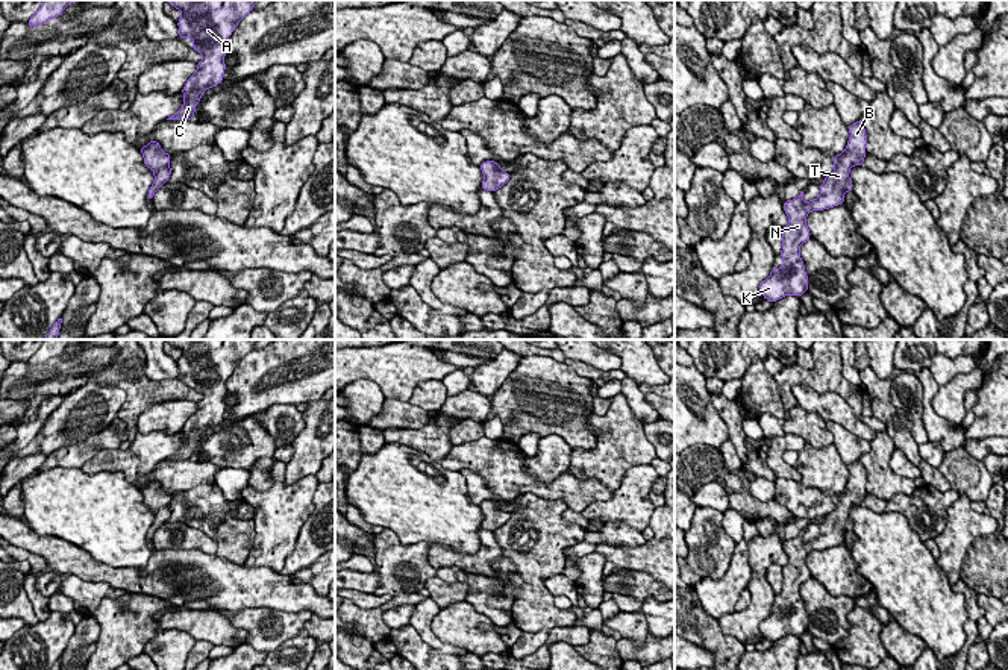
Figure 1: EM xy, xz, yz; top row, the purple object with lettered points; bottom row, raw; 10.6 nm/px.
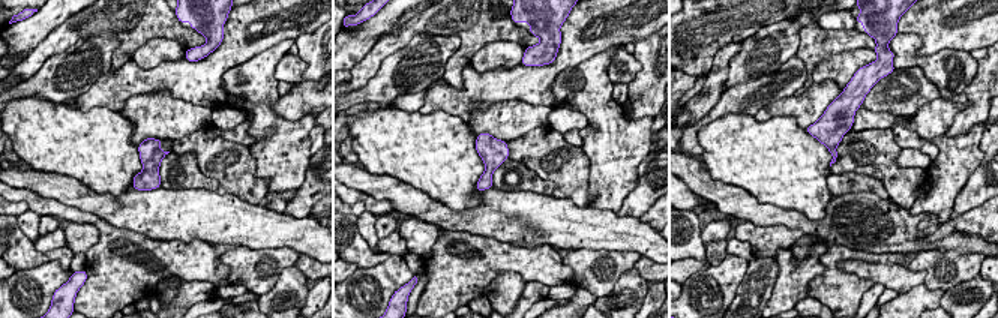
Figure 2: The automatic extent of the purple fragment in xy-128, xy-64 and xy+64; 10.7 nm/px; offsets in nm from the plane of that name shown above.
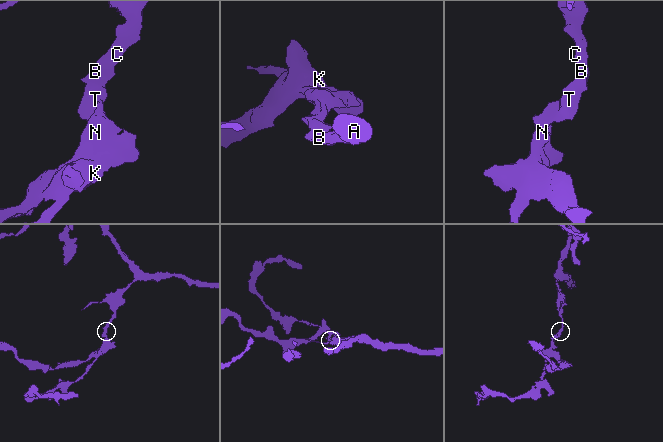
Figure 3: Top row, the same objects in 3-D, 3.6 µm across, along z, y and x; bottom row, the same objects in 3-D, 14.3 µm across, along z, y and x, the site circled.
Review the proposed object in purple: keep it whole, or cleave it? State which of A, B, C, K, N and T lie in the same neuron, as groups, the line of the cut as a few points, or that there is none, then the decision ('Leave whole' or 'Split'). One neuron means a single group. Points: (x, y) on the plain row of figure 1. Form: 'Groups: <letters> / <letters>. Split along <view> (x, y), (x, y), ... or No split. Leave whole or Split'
Groups: A B C K N T. No split. Leave whole

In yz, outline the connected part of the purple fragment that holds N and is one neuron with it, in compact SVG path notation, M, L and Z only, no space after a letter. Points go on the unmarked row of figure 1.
M861 459L849 465L849 473L846 488L832 497L835 508L825 515L819 526L819 537L805 543L803 531L800 531L796 538L784 541L784 552L788 555L788 564L782 567L781 597L784 605L773 608L759 625L762 637L772 643L785 635L800 637L808 631L808 614L799 591L800 585L811 578L806 555L843 544L844 534L853 529L849 518L850 508L862 505L866 499L867 473Z

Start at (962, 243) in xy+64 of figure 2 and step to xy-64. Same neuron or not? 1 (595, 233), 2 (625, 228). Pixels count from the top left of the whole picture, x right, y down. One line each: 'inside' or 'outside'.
1: inside
2: inside

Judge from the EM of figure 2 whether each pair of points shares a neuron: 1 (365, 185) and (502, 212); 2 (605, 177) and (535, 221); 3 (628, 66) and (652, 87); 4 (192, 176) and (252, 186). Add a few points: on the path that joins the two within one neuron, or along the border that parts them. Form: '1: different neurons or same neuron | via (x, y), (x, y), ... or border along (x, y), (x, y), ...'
1: same neuron | via (399, 194), (447, 219), (467, 219)
2: different neurons | border along (587, 206), (610, 209), (616, 213)
3: different neurons | border along (634, 54), (641, 69), (628, 84)
4: different neurons | border along (195, 152), (198, 168), (218, 183), (216, 191)

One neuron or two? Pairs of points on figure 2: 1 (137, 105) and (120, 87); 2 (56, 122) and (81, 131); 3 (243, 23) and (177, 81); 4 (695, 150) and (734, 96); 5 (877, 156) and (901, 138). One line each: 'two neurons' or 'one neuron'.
1: two neurons
2: one neuron
3: one neuron
4: one neuron
5: two neurons

